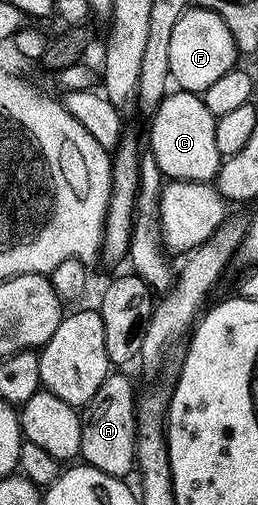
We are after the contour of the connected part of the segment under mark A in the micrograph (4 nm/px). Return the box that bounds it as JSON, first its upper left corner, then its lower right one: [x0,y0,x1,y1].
[80,371,138,478]

